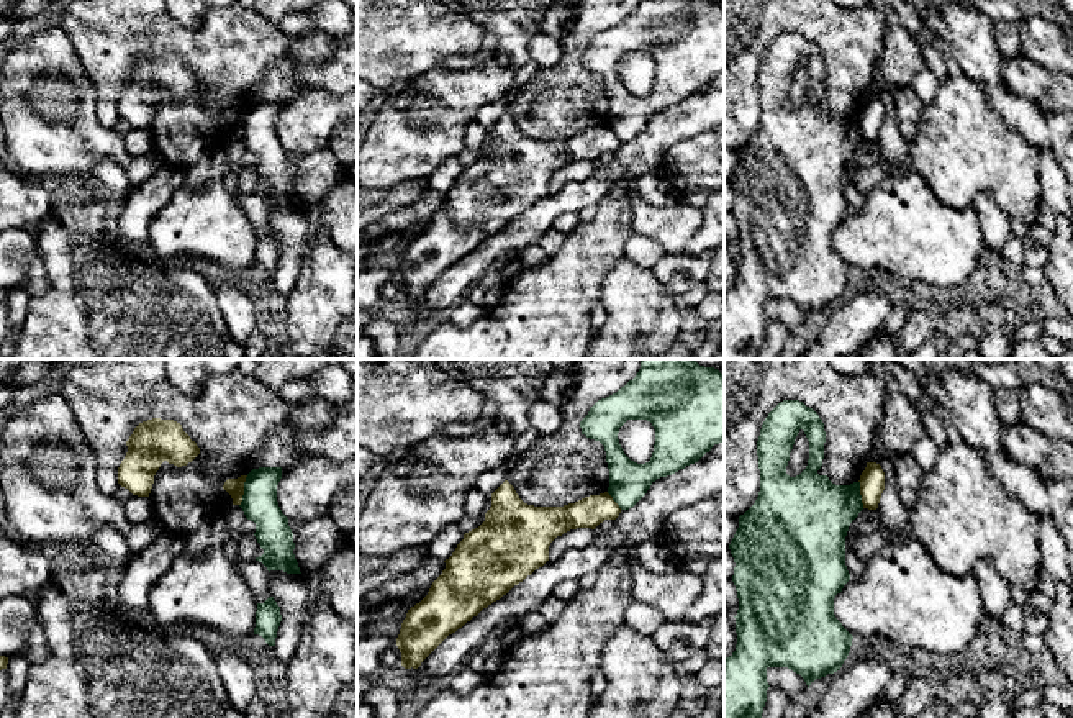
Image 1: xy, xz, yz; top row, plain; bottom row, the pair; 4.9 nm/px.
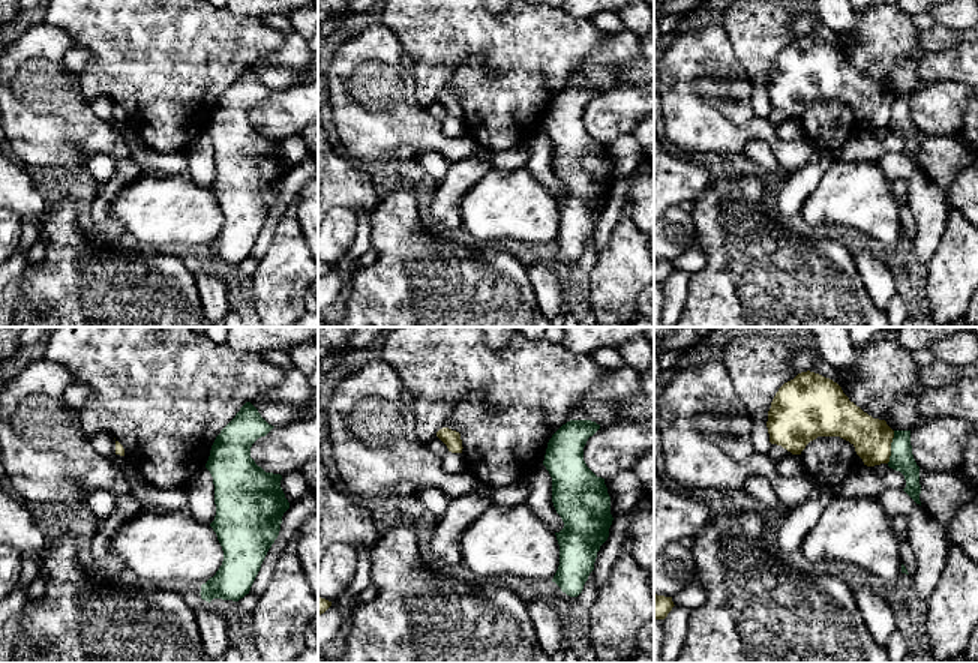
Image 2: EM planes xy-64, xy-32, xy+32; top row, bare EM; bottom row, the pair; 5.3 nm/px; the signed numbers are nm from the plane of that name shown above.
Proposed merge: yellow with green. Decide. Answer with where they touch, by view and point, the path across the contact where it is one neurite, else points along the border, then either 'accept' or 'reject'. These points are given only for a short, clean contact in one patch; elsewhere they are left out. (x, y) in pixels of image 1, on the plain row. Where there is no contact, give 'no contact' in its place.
xy (243, 123) | along xy (248, 109), (239, 138) | reject

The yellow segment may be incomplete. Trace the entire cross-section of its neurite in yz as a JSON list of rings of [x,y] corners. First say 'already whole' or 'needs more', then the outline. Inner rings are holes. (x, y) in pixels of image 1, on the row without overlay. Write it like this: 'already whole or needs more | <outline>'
already whole | [[[867,95],[858,115],[863,141],[876,143],[885,123],[885,105],[881,98]]]

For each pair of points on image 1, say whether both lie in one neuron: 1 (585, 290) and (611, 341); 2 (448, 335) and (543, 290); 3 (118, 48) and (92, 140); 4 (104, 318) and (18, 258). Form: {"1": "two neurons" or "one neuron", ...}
{"1": "two neurons", "2": "one neuron", "3": "two neurons", "4": "two neurons"}

